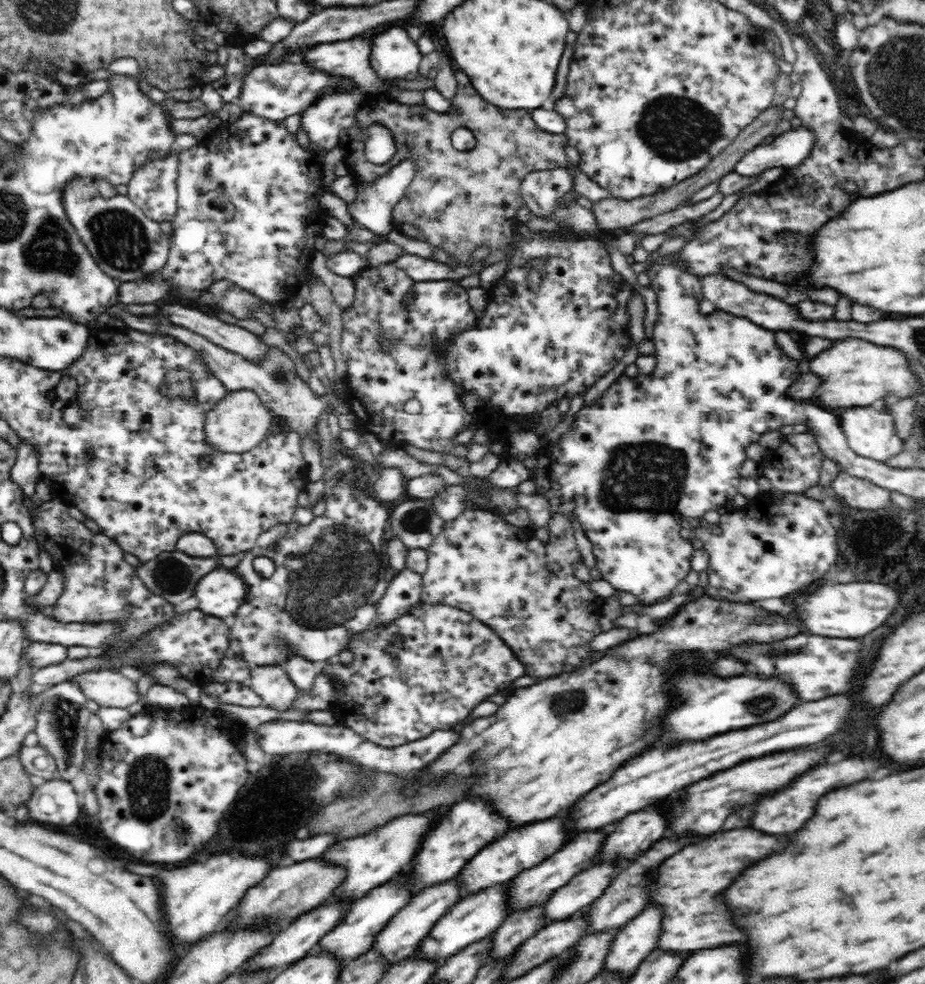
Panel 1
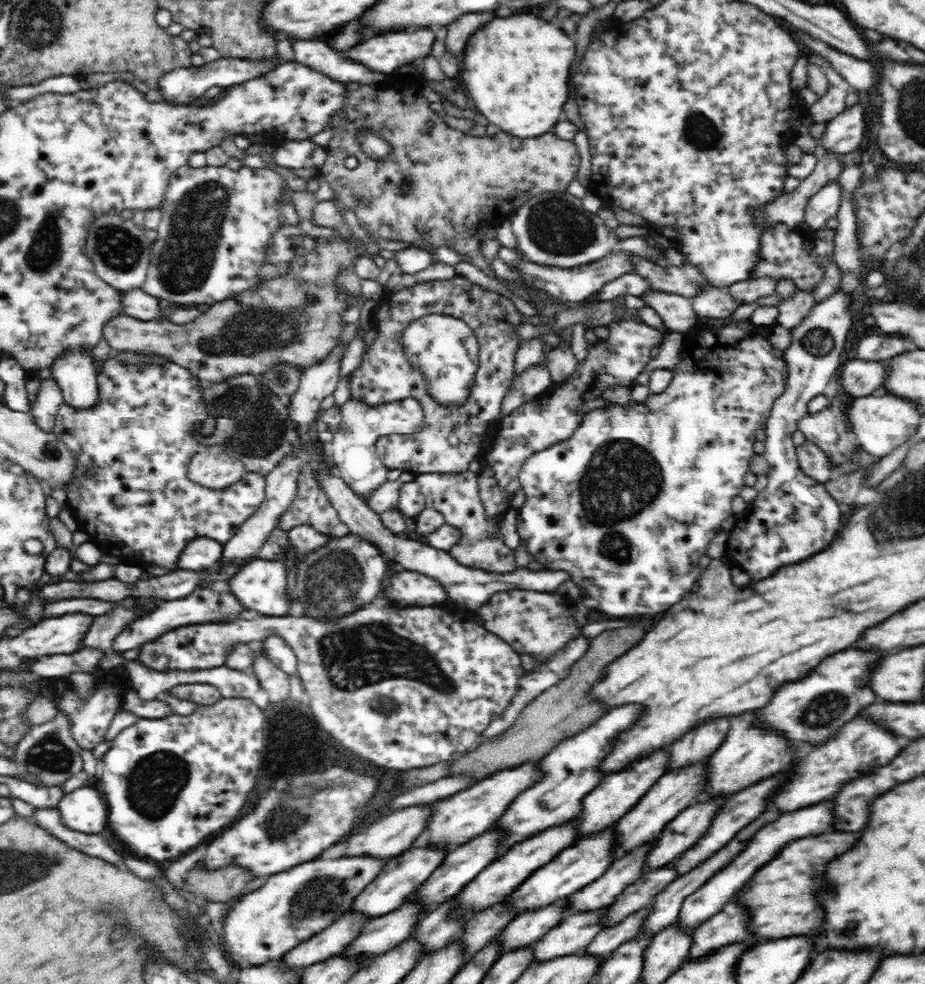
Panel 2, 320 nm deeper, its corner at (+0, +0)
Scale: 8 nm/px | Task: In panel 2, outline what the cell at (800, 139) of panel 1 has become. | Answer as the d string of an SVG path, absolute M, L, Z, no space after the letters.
M859 103L848 107L827 123L826 132L820 140L822 146L838 154L857 150L866 130L866 113Z

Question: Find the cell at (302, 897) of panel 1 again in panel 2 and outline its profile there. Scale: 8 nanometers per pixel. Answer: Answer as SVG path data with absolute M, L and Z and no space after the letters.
M433 803L422 804L422 806L408 806L390 812L385 817L372 820L372 826L368 826L366 830L358 830L356 834L349 836L350 844L345 851L346 856L377 856L378 858L388 858L388 856L396 856L400 853L412 848L412 842L416 842L416 838L420 838L420 834L424 832L425 822L428 820L430 807Z

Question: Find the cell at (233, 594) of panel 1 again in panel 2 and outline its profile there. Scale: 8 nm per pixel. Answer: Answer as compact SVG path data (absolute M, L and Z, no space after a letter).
M254 559L246 566L241 567L229 579L229 590L250 613L267 615L268 617L283 617L289 614L294 604L299 604L299 602L292 603L288 595L286 578L290 575L289 564L283 560L264 561L264 559Z

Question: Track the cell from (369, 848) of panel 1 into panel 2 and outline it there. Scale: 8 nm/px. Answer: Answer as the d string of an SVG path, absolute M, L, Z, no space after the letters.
M542 759L529 761L515 769L502 770L484 778L482 782L470 785L466 790L436 800L430 807L432 812L428 824L430 844L446 844L446 847L453 850L473 840L474 836L486 831L493 832L494 823L505 813L505 810L508 810L516 797L543 779L544 771L540 767L540 762Z

